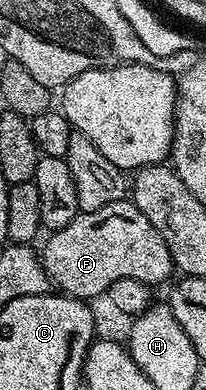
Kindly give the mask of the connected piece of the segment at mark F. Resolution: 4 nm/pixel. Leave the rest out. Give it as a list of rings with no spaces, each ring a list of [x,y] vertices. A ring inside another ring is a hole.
[[[122,200],[115,204],[107,204],[107,208],[99,208],[96,212],[80,212],[67,224],[67,228],[59,228],[48,235],[45,247],[40,247],[41,263],[47,272],[50,283],[60,293],[68,294],[71,298],[94,300],[106,293],[115,280],[139,280],[146,282],[150,288],[156,287],[156,282],[165,282],[169,273],[174,273],[173,257],[159,232],[155,232],[155,224],[139,212],[132,200]]]

